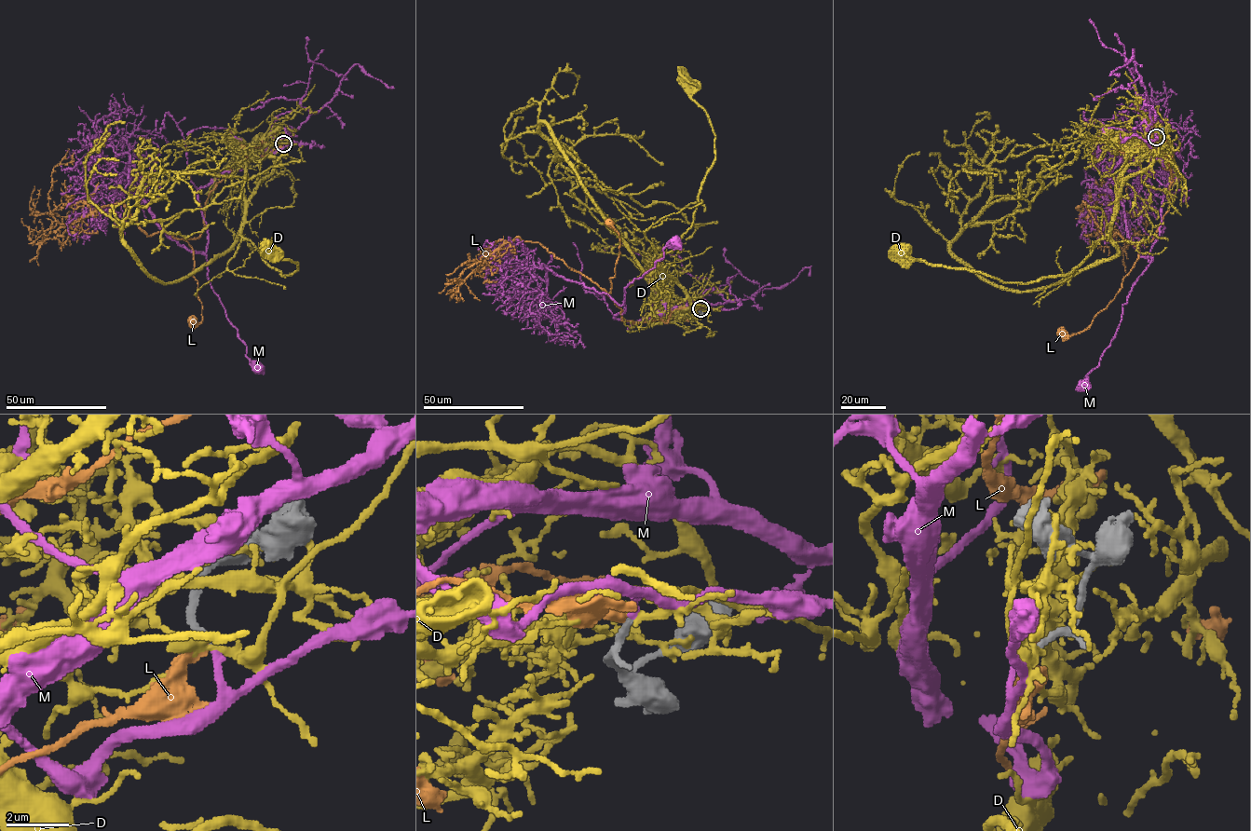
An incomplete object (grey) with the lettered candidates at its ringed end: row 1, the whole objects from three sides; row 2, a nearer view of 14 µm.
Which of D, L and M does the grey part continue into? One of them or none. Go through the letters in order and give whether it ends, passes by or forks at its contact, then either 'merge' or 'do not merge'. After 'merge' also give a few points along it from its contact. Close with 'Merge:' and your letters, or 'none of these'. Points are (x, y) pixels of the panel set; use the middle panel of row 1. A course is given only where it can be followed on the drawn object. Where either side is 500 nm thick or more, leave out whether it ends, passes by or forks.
D: it passes by; do not merge
L: it ends there; do not merge
M: it ends there; merge; it runs (700, 308), (683, 303), (635, 322), (615, 318), (624, 311), (630, 283), (663, 257), (663, 249), (676, 244)
Merge: M

